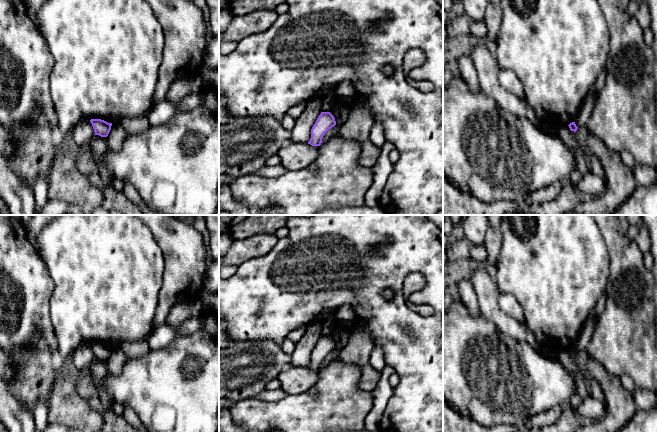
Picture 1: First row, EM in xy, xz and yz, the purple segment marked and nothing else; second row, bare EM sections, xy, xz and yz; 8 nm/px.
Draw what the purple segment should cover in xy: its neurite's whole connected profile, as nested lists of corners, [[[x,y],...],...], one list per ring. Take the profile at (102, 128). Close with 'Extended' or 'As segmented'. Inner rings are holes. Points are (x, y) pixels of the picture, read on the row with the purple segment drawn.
[[[91,119],[90,122],[93,126],[95,135],[99,135],[101,137],[108,136],[111,130],[112,123],[108,123],[101,119]]]. As segmented

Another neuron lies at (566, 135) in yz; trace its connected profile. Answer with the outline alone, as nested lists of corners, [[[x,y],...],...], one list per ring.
[[[568,125],[559,127],[559,138],[569,148],[574,150],[574,159],[577,162],[578,170],[586,176],[588,168],[586,165],[586,158],[584,152],[578,147],[576,143],[576,132],[571,131]]]

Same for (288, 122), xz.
[[[285,115],[282,119],[281,119],[281,124],[282,126],[287,129],[287,130],[292,130],[295,123],[296,123],[296,119],[291,117],[291,116],[288,116],[288,115]]]

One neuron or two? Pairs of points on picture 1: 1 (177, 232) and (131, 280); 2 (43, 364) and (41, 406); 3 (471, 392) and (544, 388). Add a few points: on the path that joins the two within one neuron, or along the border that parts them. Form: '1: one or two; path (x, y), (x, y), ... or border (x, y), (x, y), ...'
1: two; border (149, 229), (161, 251), (164, 272)
2: two; border (48, 401), (40, 399), (32, 411)
3: one; path (489, 392), (526, 392)

